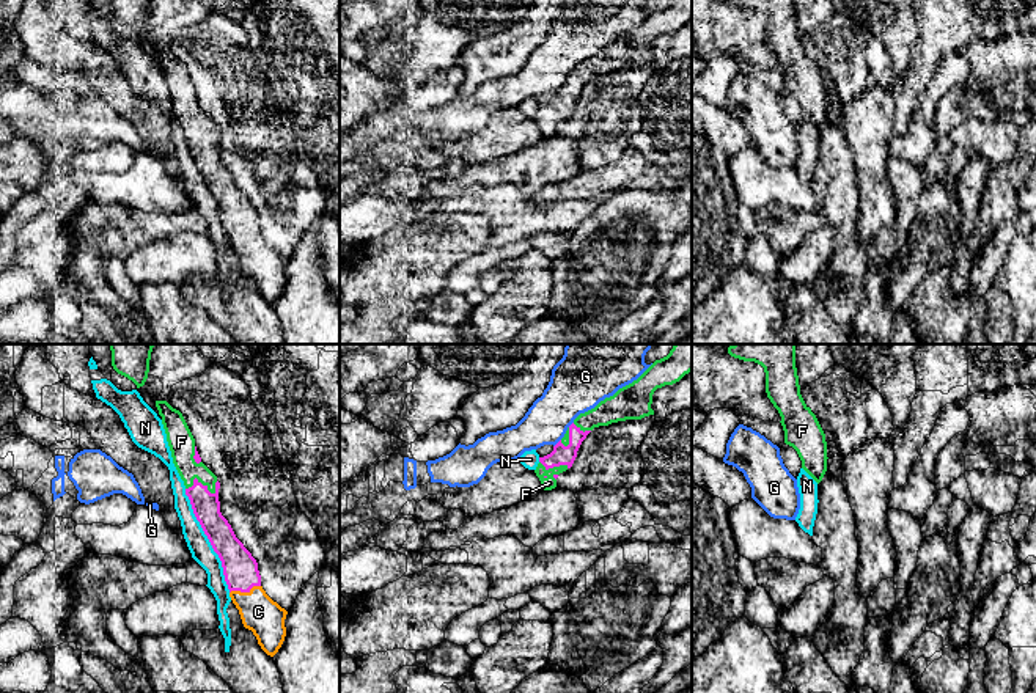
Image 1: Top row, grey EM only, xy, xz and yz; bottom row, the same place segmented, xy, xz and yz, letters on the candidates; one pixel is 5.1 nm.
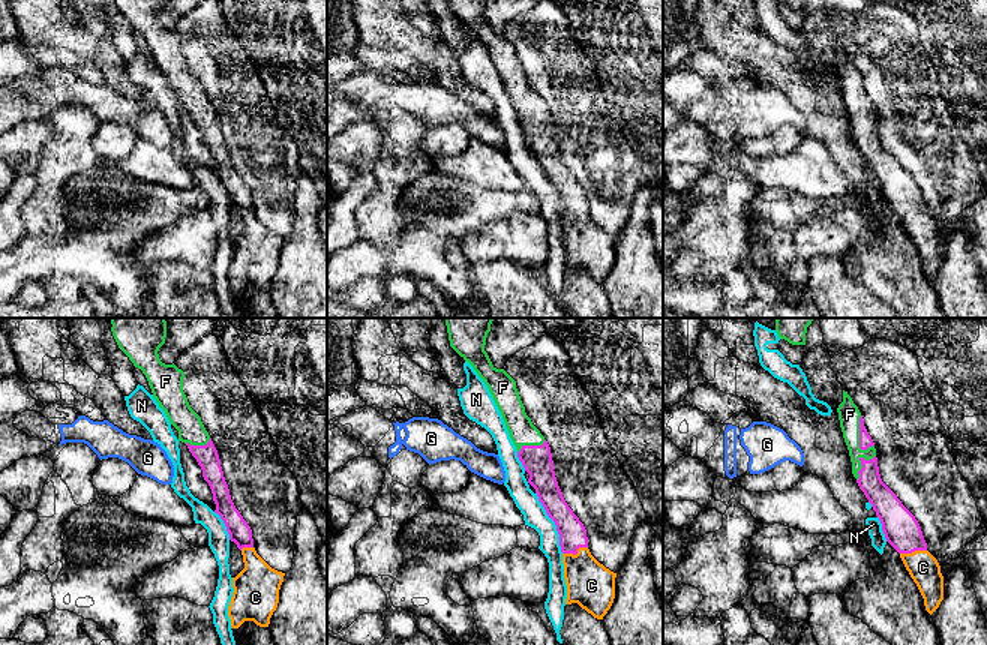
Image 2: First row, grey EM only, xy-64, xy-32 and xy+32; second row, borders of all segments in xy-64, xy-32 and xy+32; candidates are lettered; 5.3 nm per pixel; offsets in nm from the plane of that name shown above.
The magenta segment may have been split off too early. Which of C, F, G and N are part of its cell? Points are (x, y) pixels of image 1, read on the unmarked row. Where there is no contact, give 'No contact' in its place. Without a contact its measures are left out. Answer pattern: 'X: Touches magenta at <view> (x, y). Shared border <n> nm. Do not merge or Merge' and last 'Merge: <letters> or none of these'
C: Touches magenta at xy (244, 239). Shared border 170 nm. Merge
F: Touches magenta at xy (203, 134). Shared border 170 nm. Merge
G: Touches magenta at xz (557, 91). Shared border 60 nm. Do not merge
N: Touches magenta at xy (209, 189). Shared border 600 nm. Do not merge
Merge: C, F

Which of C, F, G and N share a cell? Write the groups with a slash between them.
C F / G / N

